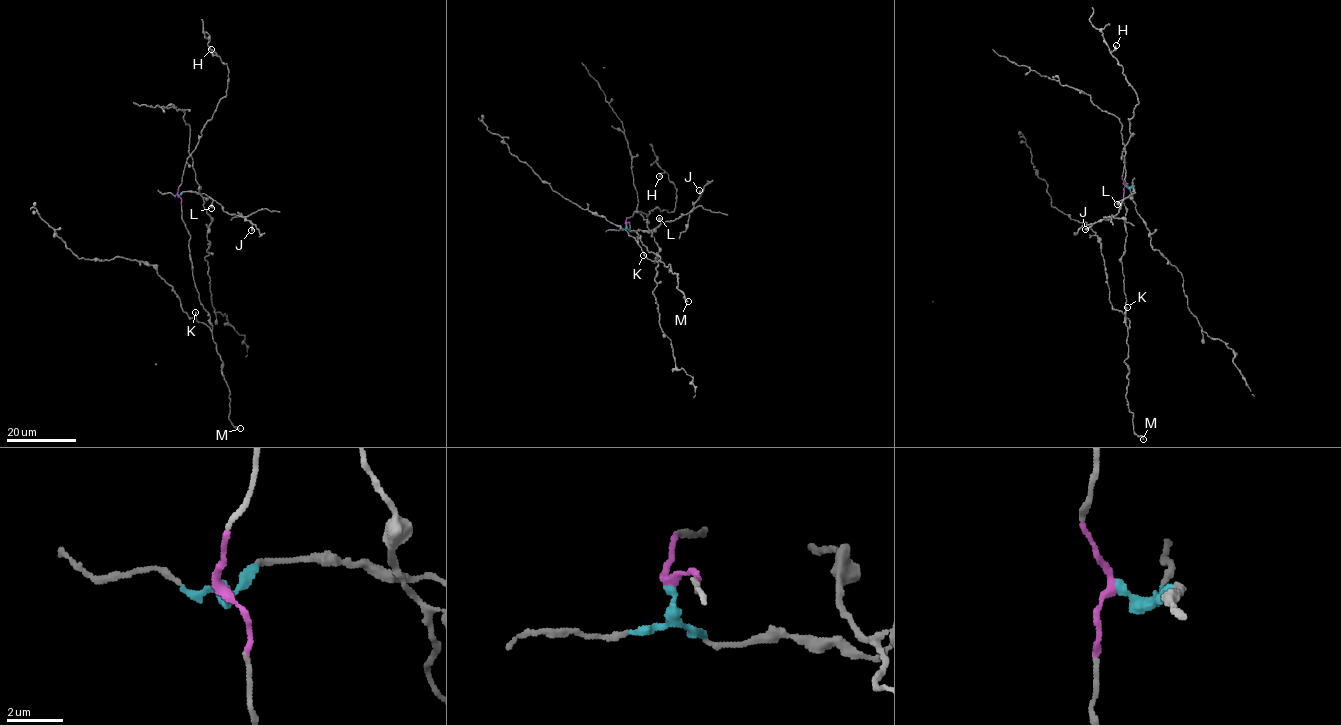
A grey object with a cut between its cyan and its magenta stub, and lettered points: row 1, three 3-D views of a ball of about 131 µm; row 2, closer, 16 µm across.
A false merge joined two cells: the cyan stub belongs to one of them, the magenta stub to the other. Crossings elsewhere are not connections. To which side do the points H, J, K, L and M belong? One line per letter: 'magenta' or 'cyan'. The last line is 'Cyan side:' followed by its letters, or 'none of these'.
H: magenta
J: cyan
K: magenta
L: cyan
M: magenta
Cyan side: J, L

